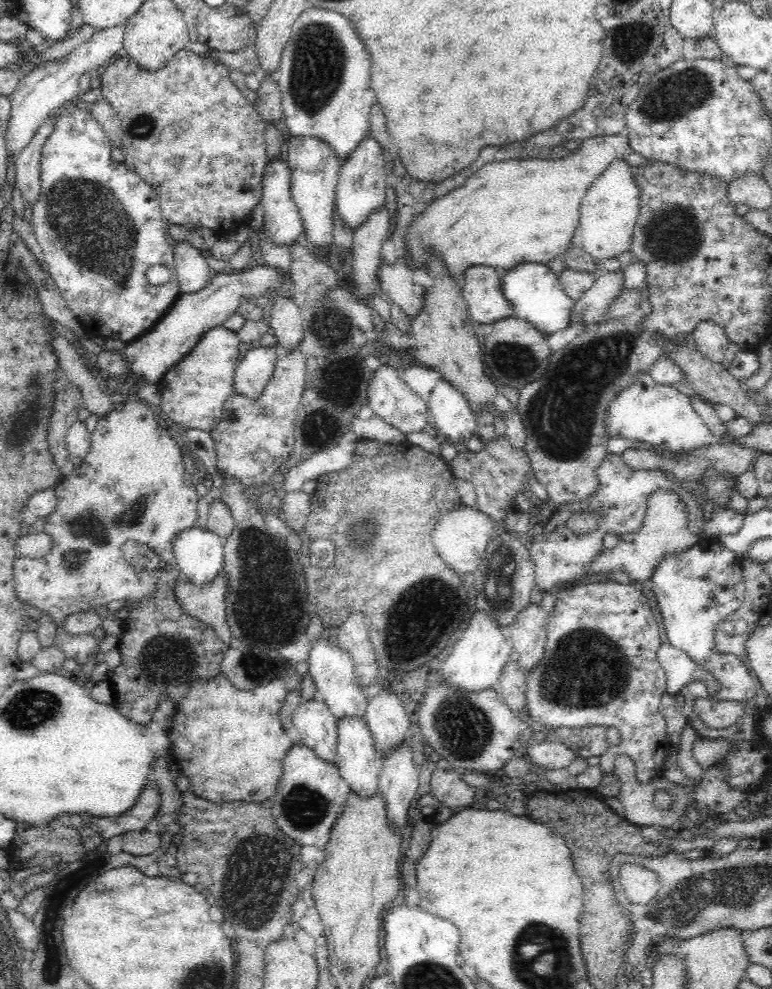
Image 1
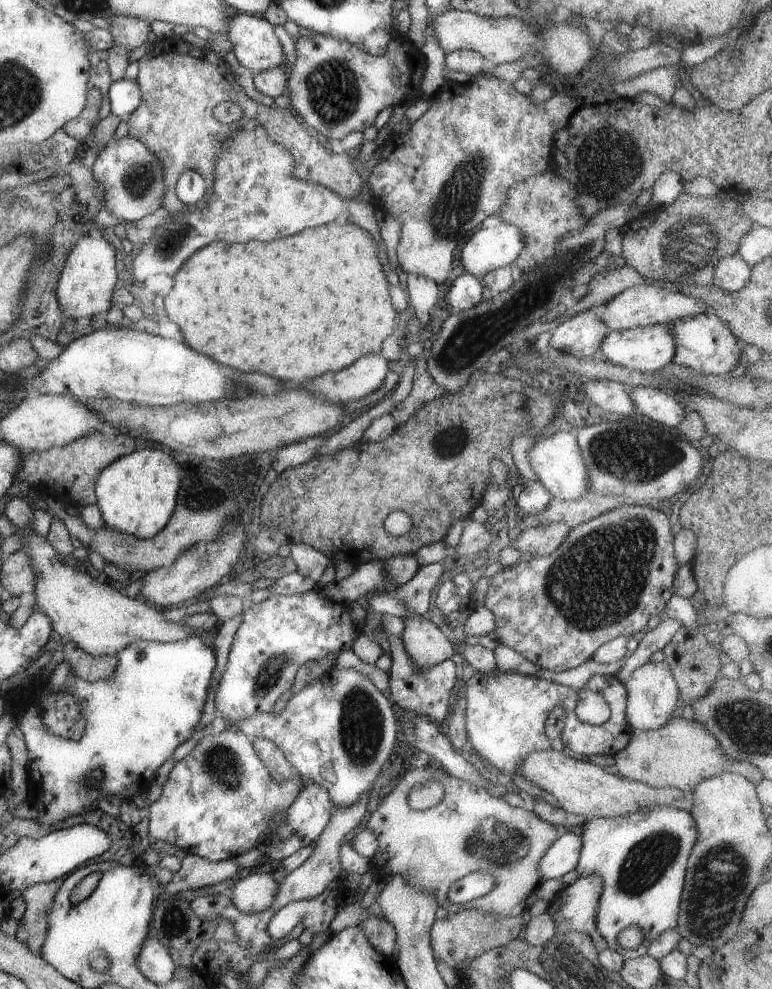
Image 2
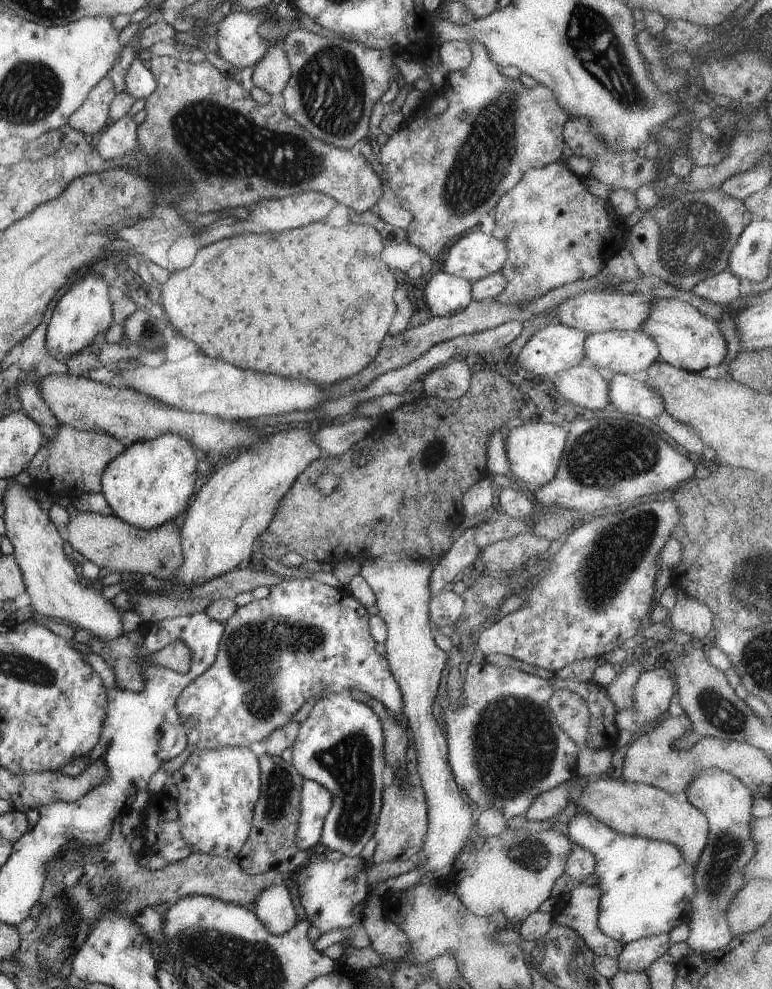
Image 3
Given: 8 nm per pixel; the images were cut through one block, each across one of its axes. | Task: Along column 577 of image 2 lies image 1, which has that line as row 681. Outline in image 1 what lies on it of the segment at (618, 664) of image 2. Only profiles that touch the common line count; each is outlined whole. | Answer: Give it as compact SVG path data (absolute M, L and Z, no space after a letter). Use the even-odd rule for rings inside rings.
M662 643L657 655L666 675L666 693L675 696L690 682L697 664L670 643Z

